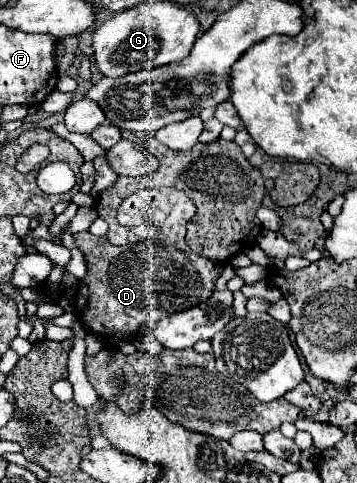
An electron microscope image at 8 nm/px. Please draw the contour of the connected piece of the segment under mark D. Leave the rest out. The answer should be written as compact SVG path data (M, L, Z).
M169 187L143 189L121 203L117 219L123 225L151 223L157 227L153 241L113 247L113 253L109 253L111 243L105 237L95 237L89 231L75 233L75 245L87 263L87 273L75 297L75 313L81 317L83 327L101 335L99 339L139 335L141 325L155 325L161 317L191 309L211 297L223 263L197 261L197 253L187 251L186 224L195 213L195 205L183 191Z

